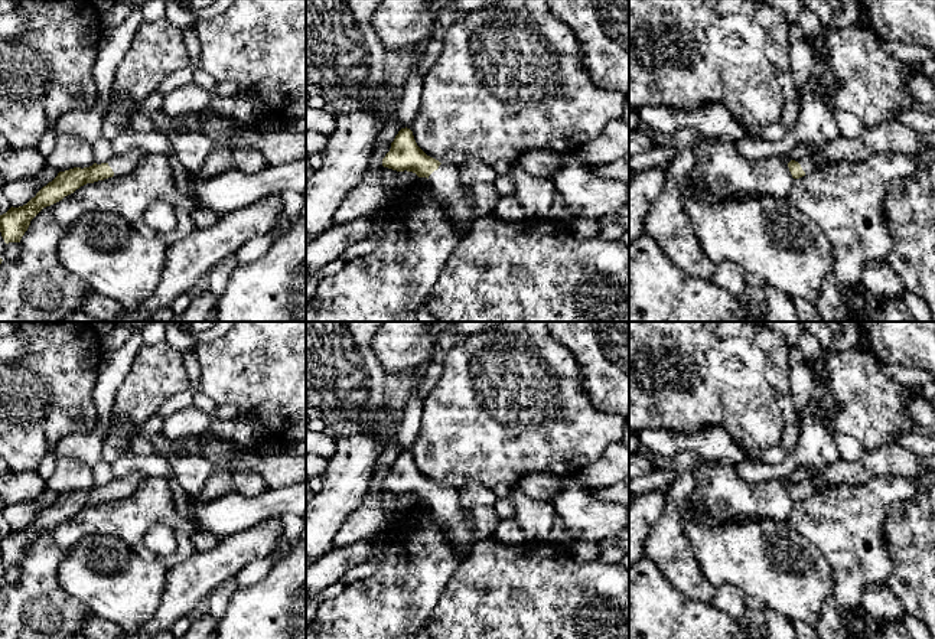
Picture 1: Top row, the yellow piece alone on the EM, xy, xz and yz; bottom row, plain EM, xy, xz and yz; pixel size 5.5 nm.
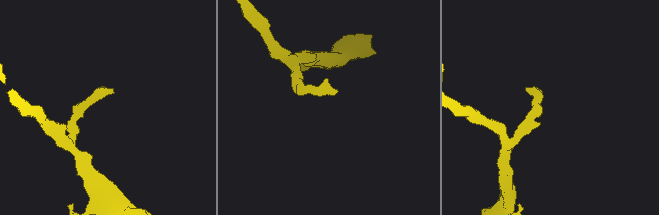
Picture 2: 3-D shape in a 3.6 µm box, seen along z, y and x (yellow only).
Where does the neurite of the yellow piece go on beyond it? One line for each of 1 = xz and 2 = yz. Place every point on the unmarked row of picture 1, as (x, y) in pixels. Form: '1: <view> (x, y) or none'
1: xz (445, 504)
2: yz (889, 460)

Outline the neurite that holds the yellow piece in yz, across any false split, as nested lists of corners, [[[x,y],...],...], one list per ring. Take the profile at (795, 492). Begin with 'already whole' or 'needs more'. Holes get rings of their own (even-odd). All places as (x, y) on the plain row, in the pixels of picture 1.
needs more | [[[887,444],[863,451],[861,457],[854,463],[840,459],[833,466],[820,470],[818,480],[791,483],[788,490],[792,501],[799,502],[830,486],[861,485],[879,476],[900,475],[912,479],[926,469],[935,469],[935,454],[921,457],[897,444]]]

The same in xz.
needs more | [[[401,451],[391,466],[390,475],[382,482],[382,489],[397,495],[413,495],[427,501],[431,512],[443,524],[447,542],[466,557],[473,545],[469,515],[459,503],[457,489],[442,488],[427,479],[416,466],[410,451]]]

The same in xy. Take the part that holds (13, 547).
needs more | [[[134,470],[123,477],[114,477],[107,486],[94,486],[89,490],[74,490],[59,495],[58,499],[43,509],[26,528],[19,531],[12,529],[6,537],[0,538],[0,555],[4,565],[20,565],[30,544],[43,531],[62,524],[87,506],[130,496],[146,477],[147,475],[144,472]]]

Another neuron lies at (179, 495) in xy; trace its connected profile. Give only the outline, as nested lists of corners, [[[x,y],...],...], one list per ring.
[[[170,477],[167,480],[172,493],[173,493],[173,499],[175,499],[175,508],[179,514],[182,514],[188,521],[190,521],[195,526],[196,531],[201,531],[201,528],[198,526],[198,519],[192,511],[192,506],[188,501],[189,495],[183,490],[183,488],[177,483],[177,480],[173,477]]]

